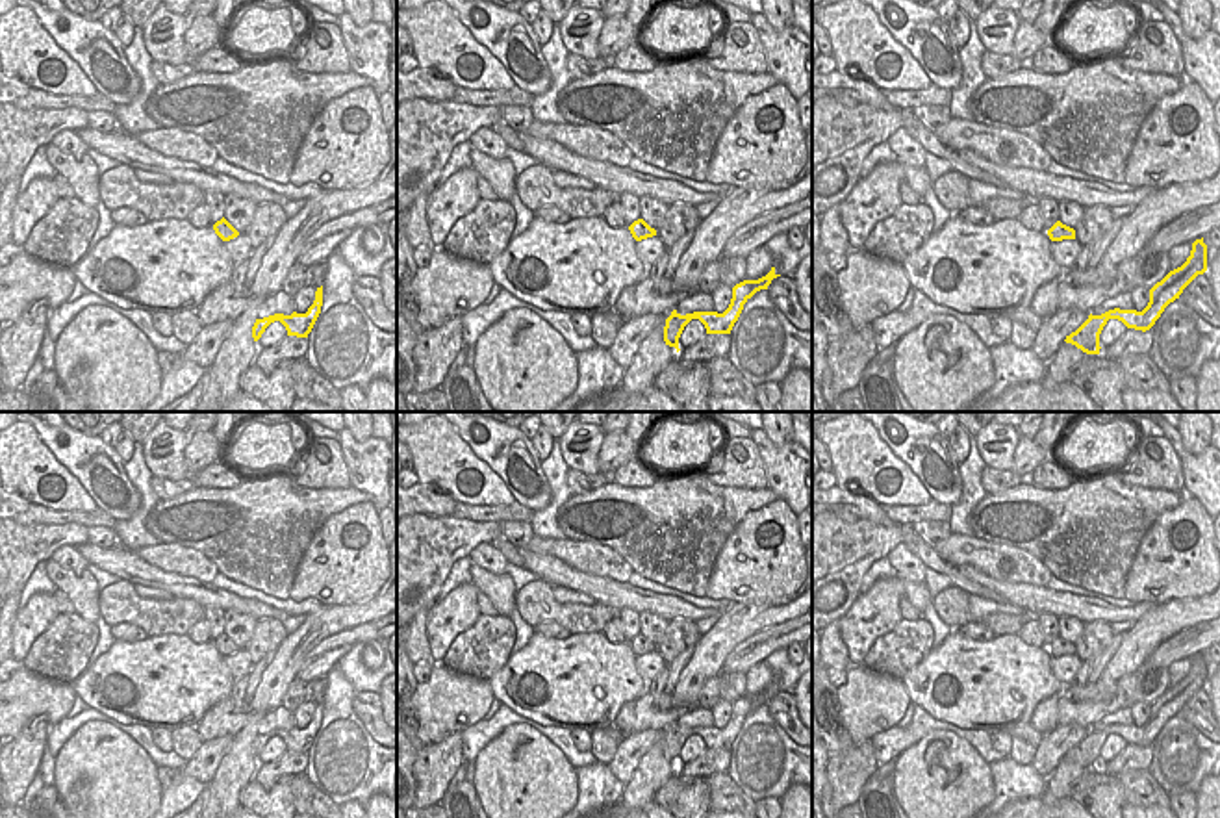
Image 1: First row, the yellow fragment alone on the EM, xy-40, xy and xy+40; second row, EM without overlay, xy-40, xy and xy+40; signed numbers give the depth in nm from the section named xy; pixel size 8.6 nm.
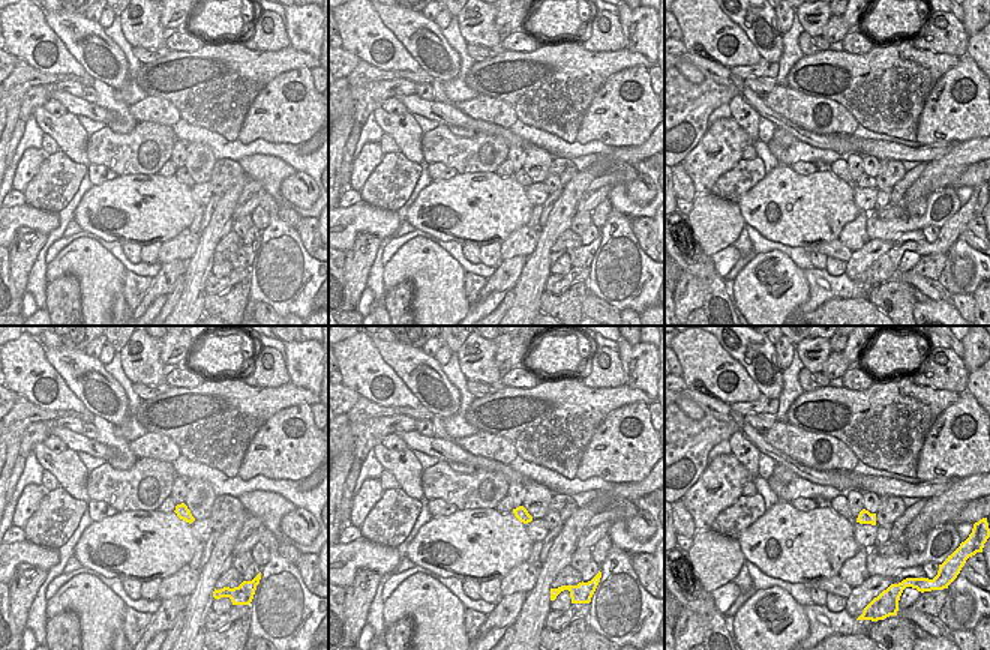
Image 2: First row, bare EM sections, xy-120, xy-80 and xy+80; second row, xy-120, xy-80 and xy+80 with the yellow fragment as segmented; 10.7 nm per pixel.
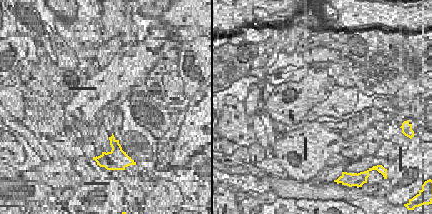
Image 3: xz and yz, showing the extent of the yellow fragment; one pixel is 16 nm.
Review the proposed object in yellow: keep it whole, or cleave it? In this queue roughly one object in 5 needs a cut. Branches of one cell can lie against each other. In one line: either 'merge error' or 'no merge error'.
merge error

